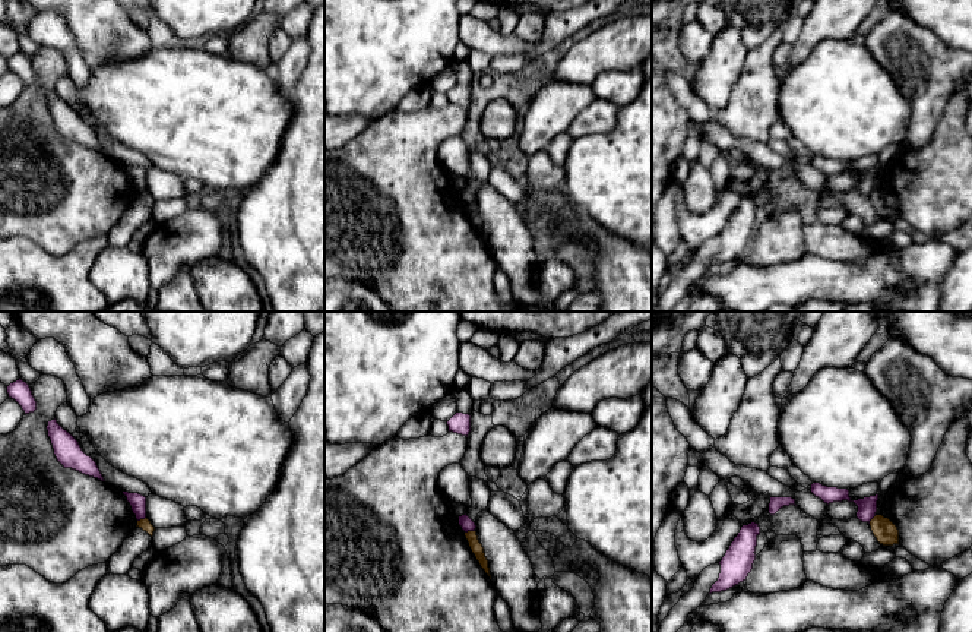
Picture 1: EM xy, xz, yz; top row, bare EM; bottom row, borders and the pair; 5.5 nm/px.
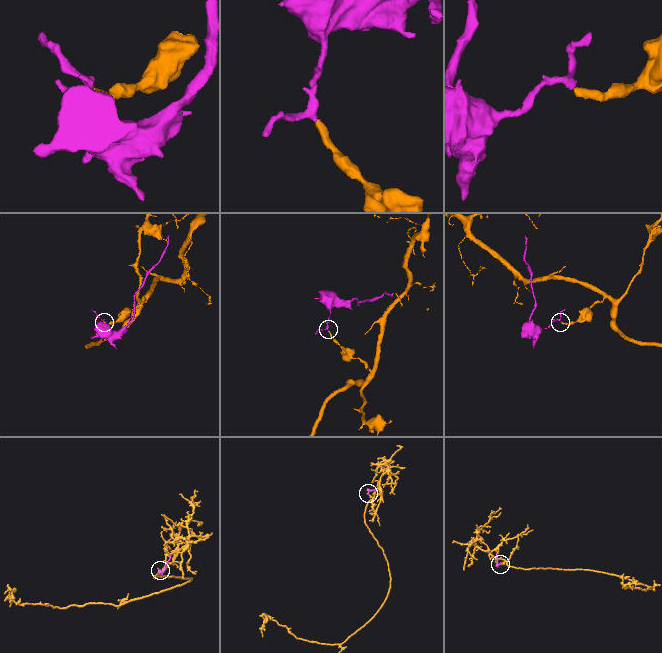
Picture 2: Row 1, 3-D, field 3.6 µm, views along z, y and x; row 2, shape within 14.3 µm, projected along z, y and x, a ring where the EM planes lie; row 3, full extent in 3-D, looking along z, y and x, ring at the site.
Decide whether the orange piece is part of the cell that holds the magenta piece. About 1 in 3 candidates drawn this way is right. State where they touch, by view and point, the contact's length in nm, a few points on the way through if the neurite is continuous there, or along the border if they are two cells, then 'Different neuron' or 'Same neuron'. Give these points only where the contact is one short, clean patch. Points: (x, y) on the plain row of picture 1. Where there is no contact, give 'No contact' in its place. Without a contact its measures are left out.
Touches magenta at xz (469, 202). Shared border 60 nm. Boundary: xz (474, 202), (465, 205). Different neuron

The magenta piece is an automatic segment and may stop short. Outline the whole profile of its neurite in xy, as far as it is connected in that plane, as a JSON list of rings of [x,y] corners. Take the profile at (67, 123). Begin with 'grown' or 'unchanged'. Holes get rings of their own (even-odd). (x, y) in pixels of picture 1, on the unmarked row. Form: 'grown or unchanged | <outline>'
unchanged | [[[56,91],[48,94],[47,102],[54,127],[64,140],[105,154],[96,135],[82,123],[79,114]]]

